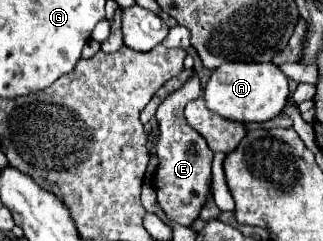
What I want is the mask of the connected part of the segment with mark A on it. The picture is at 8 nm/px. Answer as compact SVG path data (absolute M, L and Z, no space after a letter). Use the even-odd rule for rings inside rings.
M222 63L204 87L210 111L238 123L262 123L282 113L288 99L288 79L274 63Z

